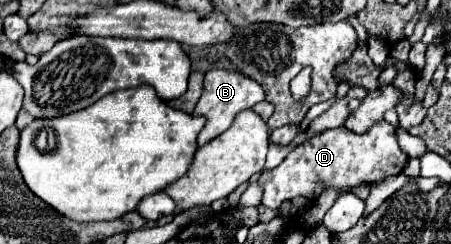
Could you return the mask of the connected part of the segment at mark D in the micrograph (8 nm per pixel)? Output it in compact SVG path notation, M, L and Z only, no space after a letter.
M382 120L366 134L354 134L342 126L302 142L282 160L280 166L260 174L260 184L264 188L262 204L266 208L278 208L284 200L292 200L292 196L318 200L326 188L336 188L344 194L360 184L372 184L400 174L408 162L408 154L398 146L396 130L398 126Z

